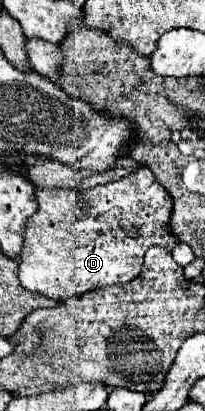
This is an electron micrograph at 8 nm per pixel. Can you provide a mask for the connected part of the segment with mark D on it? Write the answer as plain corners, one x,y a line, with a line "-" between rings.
140,166
136,172
116,182
94,186
86,192
76,192
70,188
58,188
58,190
38,188
36,202
40,208
36,214
30,216
24,230
18,277
24,288
48,298
70,300
102,286
130,282
140,274
144,254
148,248
162,246
172,250
180,244
180,240
174,238
170,228
170,216
174,206
172,198
168,196
166,188
154,178
154,174
144,166

